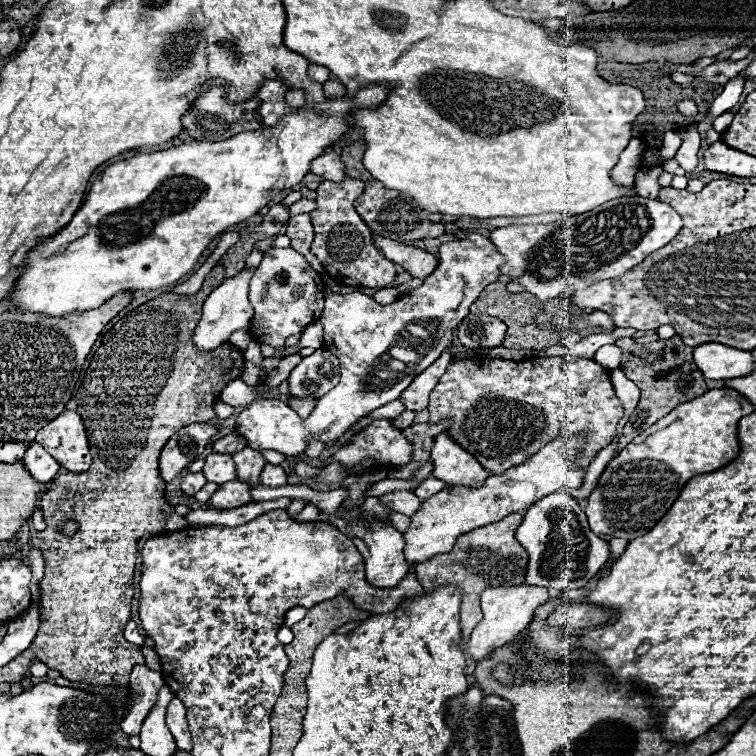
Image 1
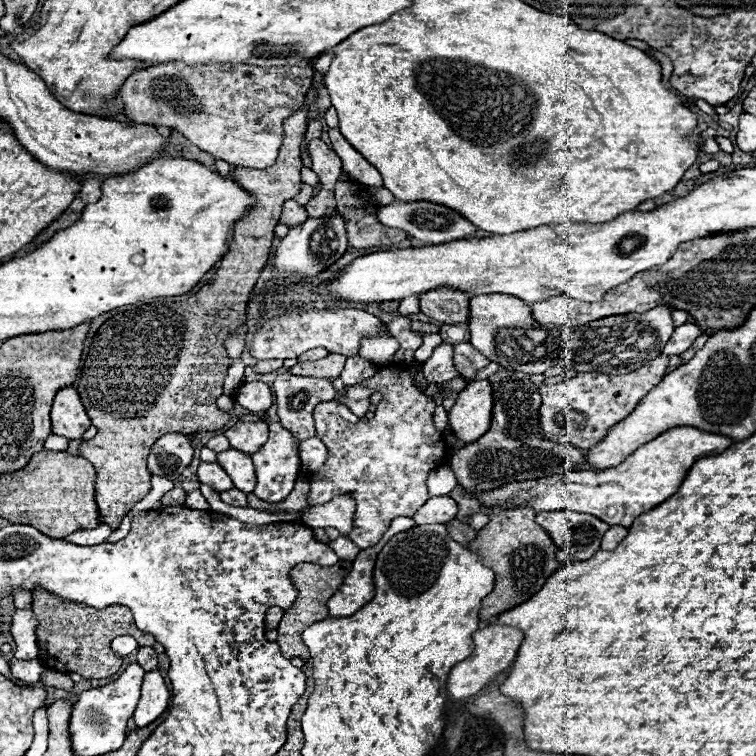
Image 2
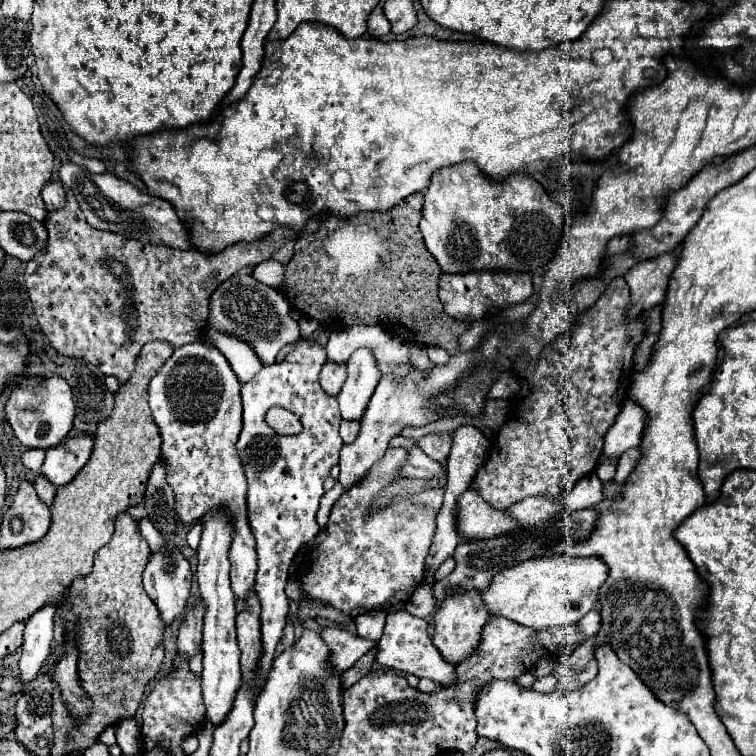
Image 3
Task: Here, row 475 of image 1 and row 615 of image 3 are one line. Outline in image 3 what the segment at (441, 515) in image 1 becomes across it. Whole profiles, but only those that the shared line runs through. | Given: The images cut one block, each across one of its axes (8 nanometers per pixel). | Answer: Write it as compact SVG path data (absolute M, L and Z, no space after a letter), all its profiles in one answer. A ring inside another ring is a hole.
M556 554L550 558L536 558L516 568L500 572L492 584L482 592L490 614L506 616L528 628L544 630L554 626L568 626L578 622L588 614L596 602L602 584L608 578L608 566L600 556L576 558L566 554Z

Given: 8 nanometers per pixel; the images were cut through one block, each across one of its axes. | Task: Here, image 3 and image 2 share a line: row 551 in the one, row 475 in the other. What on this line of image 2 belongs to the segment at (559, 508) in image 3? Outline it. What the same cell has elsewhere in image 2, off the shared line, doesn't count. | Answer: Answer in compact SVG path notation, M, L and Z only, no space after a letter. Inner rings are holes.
M500 368L488 376L494 390L494 412L490 430L472 444L460 448L452 458L450 466L460 486L470 490L492 490L510 482L524 482L532 478L548 478L564 472L588 470L586 450L572 444L558 444L542 438L540 430L540 404L538 386L530 382L528 374Z

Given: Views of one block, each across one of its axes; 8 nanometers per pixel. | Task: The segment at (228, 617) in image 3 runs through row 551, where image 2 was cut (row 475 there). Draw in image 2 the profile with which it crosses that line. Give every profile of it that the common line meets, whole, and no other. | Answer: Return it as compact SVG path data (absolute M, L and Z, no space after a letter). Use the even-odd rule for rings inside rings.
M202 462L198 472L196 472L198 480L210 488L214 488L216 492L224 492L224 490L232 490L234 484L230 480L230 476L224 472L224 468L220 468L220 464L212 462L212 464L206 464Z

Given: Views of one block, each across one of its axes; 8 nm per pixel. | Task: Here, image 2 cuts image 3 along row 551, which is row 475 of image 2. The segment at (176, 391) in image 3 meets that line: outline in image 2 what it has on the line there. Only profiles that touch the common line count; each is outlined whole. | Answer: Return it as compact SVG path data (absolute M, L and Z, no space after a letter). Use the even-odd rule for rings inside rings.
M230 448L226 452L220 452L216 456L216 462L228 472L228 476L232 478L238 490L246 494L252 492L252 488L256 486L256 474L254 474L254 466L248 454Z

